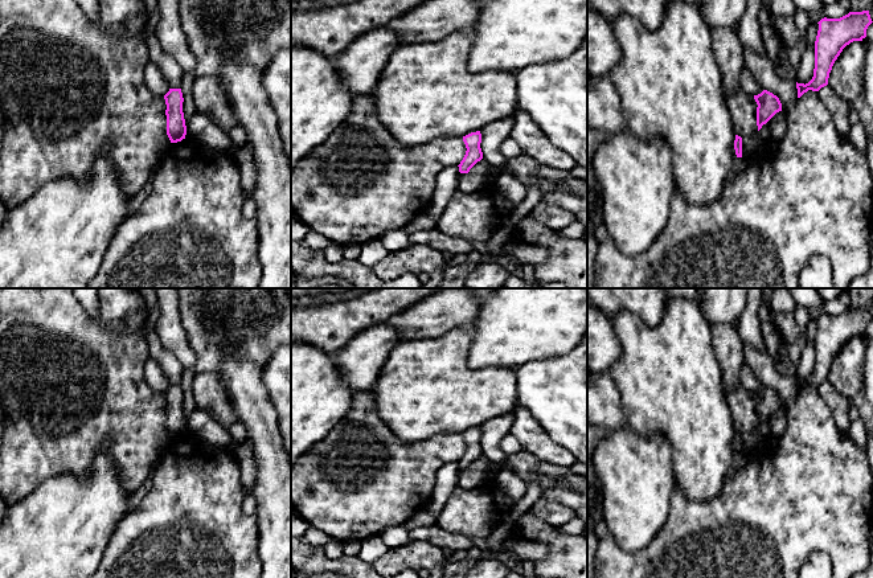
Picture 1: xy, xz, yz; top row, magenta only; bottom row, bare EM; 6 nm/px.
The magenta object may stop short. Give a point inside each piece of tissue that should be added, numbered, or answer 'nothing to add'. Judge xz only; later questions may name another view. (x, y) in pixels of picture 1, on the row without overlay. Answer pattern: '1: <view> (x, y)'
nothing to add

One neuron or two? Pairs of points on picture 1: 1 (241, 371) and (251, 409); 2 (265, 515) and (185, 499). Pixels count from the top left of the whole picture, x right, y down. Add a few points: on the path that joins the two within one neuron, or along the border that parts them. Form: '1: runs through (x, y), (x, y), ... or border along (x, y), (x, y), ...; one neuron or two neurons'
1: runs through (242, 380), (249, 400); one neuron
2: border along (254, 515), (258, 545); two neurons

